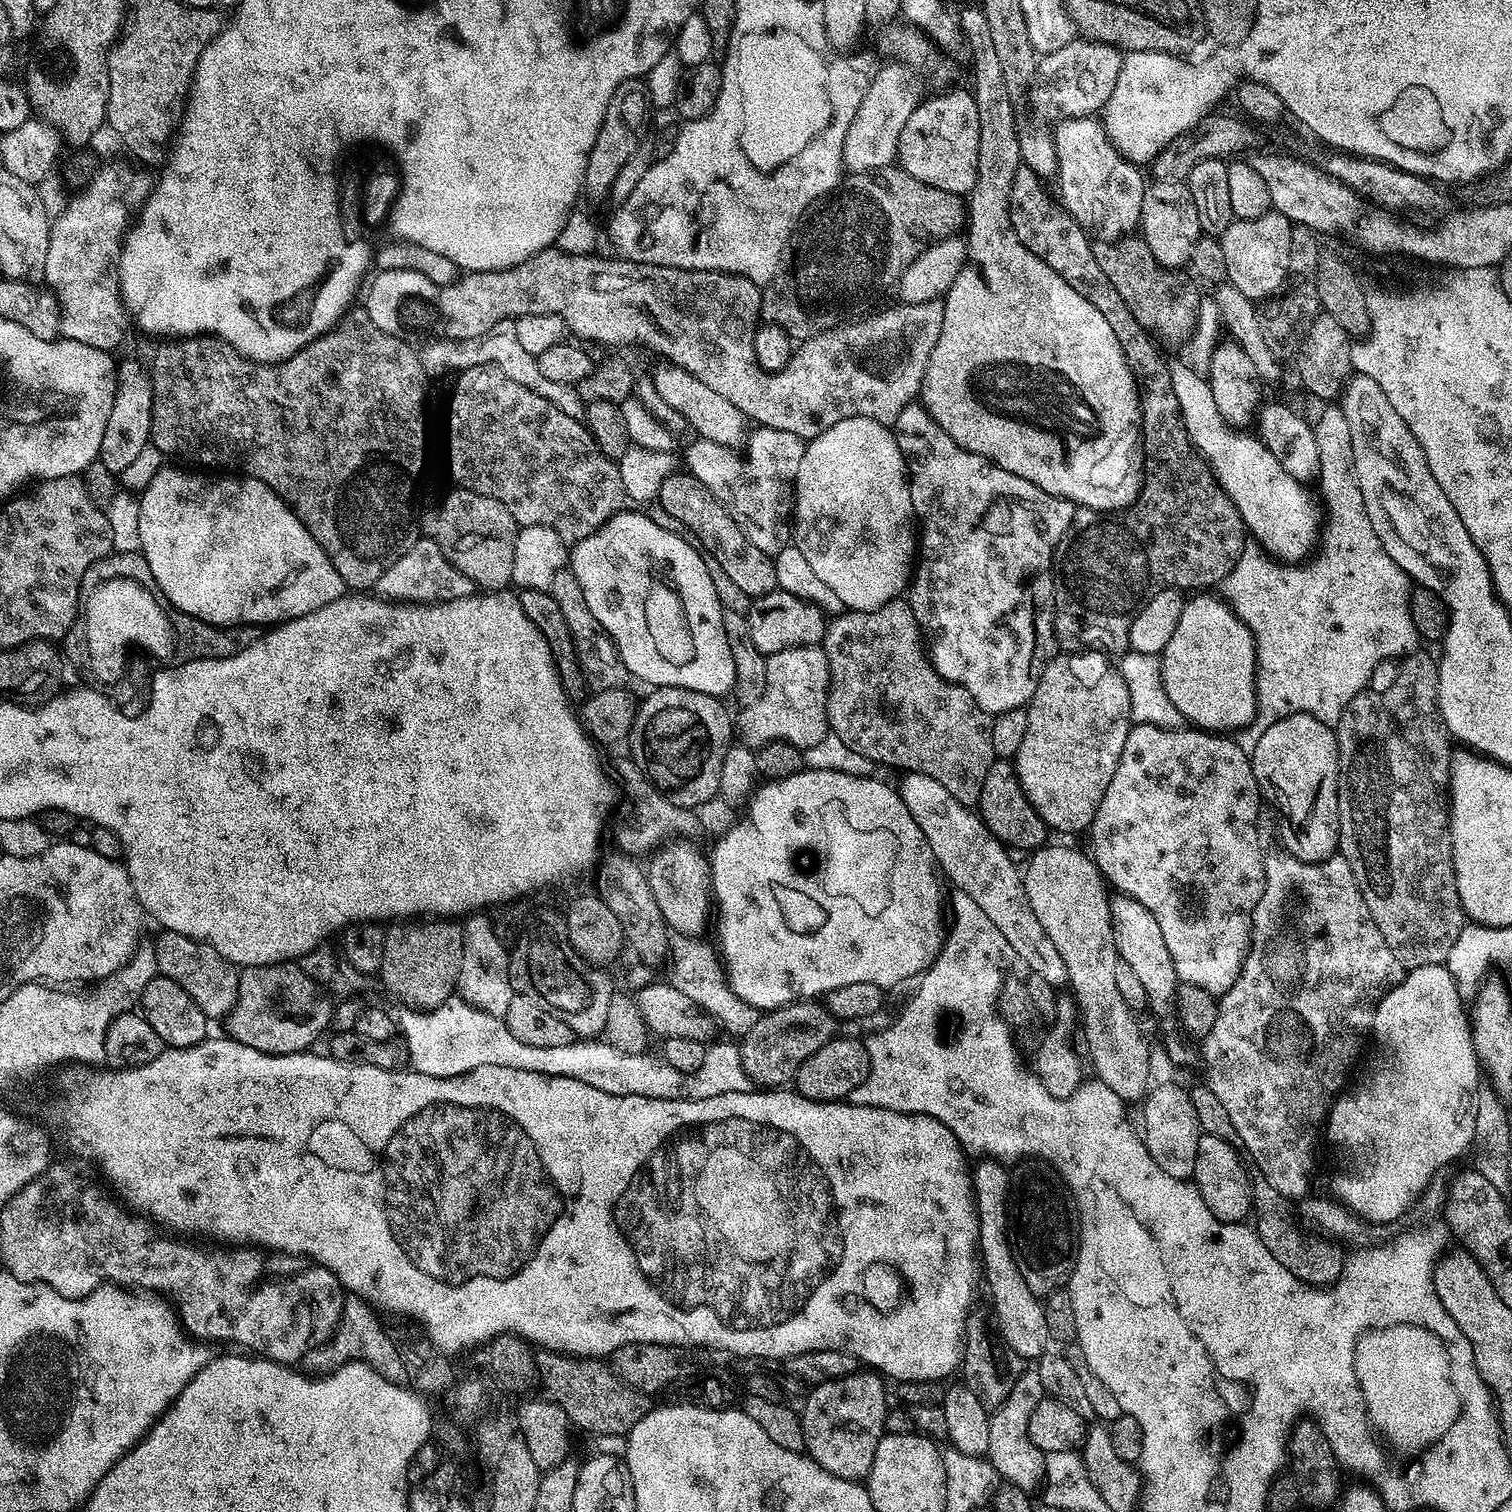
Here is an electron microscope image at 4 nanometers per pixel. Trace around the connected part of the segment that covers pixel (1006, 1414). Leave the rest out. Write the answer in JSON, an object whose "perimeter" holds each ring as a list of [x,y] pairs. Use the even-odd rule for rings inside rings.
{"perimeter":[[[1026,1370],[1018,1378],[1018,1382],[1014,1386],[1014,1390],[1010,1392],[1006,1398],[1006,1402],[1002,1402],[997,1408],[989,1415],[988,1425],[990,1426],[990,1442],[988,1443],[988,1455],[987,1459],[990,1461],[995,1475],[1003,1478],[1007,1483],[1011,1483],[1014,1480],[1018,1484],[1022,1485],[1034,1485],[1036,1481],[1040,1479],[1041,1471],[1041,1458],[1040,1456],[1044,1452],[1039,1449],[1038,1446],[1031,1441],[1030,1434],[1030,1418],[1032,1411],[1040,1402],[1044,1400],[1046,1393],[1044,1390],[1044,1383],[1040,1377],[1039,1371]]]}

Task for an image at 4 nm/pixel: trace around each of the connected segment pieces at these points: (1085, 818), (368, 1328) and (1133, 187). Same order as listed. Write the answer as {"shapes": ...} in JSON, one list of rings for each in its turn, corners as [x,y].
{"shapes":[[[[1102,652],[1053,655],[1045,664],[1038,686],[1026,705],[1026,734],[1022,734],[1022,746],[1018,746],[1014,757],[1016,776],[1026,798],[1053,833],[1087,833],[1091,829],[1102,794],[1106,794],[1106,786],[1110,786],[1114,770],[1118,770],[1122,746],[1126,746],[1132,715],[1130,694],[1119,671],[1113,665],[1111,668],[1108,660]]],[[[349,1295],[345,1301],[344,1314],[339,1327],[336,1328],[335,1335],[322,1347],[310,1350],[305,1354],[302,1361],[304,1375],[323,1378],[329,1372],[335,1372],[343,1364],[351,1364],[353,1361],[360,1361],[377,1370],[403,1369],[404,1355],[400,1352],[399,1343],[388,1337],[388,1332],[380,1325],[379,1318],[381,1319],[377,1309],[373,1308],[368,1301],[360,1299],[359,1296]]],[[[1096,118],[1083,120],[1061,120],[1057,132],[1054,132],[1056,141],[1056,174],[1055,179],[1060,180],[1059,203],[1063,204],[1067,212],[1080,223],[1080,227],[1088,233],[1089,237],[1100,242],[1123,240],[1129,234],[1135,233],[1140,227],[1140,211],[1142,198],[1146,187],[1146,179],[1139,167],[1131,160],[1120,155],[1120,151],[1108,141],[1104,133],[1103,123]]]]}

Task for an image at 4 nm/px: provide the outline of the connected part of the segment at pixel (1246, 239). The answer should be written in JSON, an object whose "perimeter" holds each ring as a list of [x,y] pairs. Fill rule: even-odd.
{"perimeter":[[[1275,210],[1262,214],[1262,218],[1233,219],[1232,224],[1226,226],[1226,230],[1218,237],[1226,258],[1227,283],[1253,302],[1269,299],[1288,279],[1293,227],[1286,214]]]}

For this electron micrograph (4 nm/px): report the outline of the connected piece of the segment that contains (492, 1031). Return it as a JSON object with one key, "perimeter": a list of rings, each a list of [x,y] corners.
{"perimeter":[[[453,998],[442,1002],[442,1006],[430,1012],[408,1010],[403,1013],[400,1024],[404,1027],[403,1043],[408,1046],[408,1060],[411,1067],[427,1076],[461,1076],[464,1072],[474,1070],[478,1066],[514,1066],[516,1070],[534,1070],[538,1074],[565,1076],[578,1082],[586,1082],[586,1086],[594,1086],[594,1090],[606,1090],[606,1094],[615,1096],[645,1096],[646,1098],[662,1098],[663,1100],[705,1100],[722,1094],[742,1094],[753,1091],[754,1085],[744,1072],[740,1049],[734,1043],[720,1044],[716,1042],[708,1048],[705,1061],[698,1070],[682,1073],[663,1059],[651,1060],[648,1054],[623,1052],[611,1042],[573,1042],[566,1046],[526,1046],[526,1042],[518,1042],[514,1034],[504,1025],[503,1019],[491,1016],[465,1000]]]}

